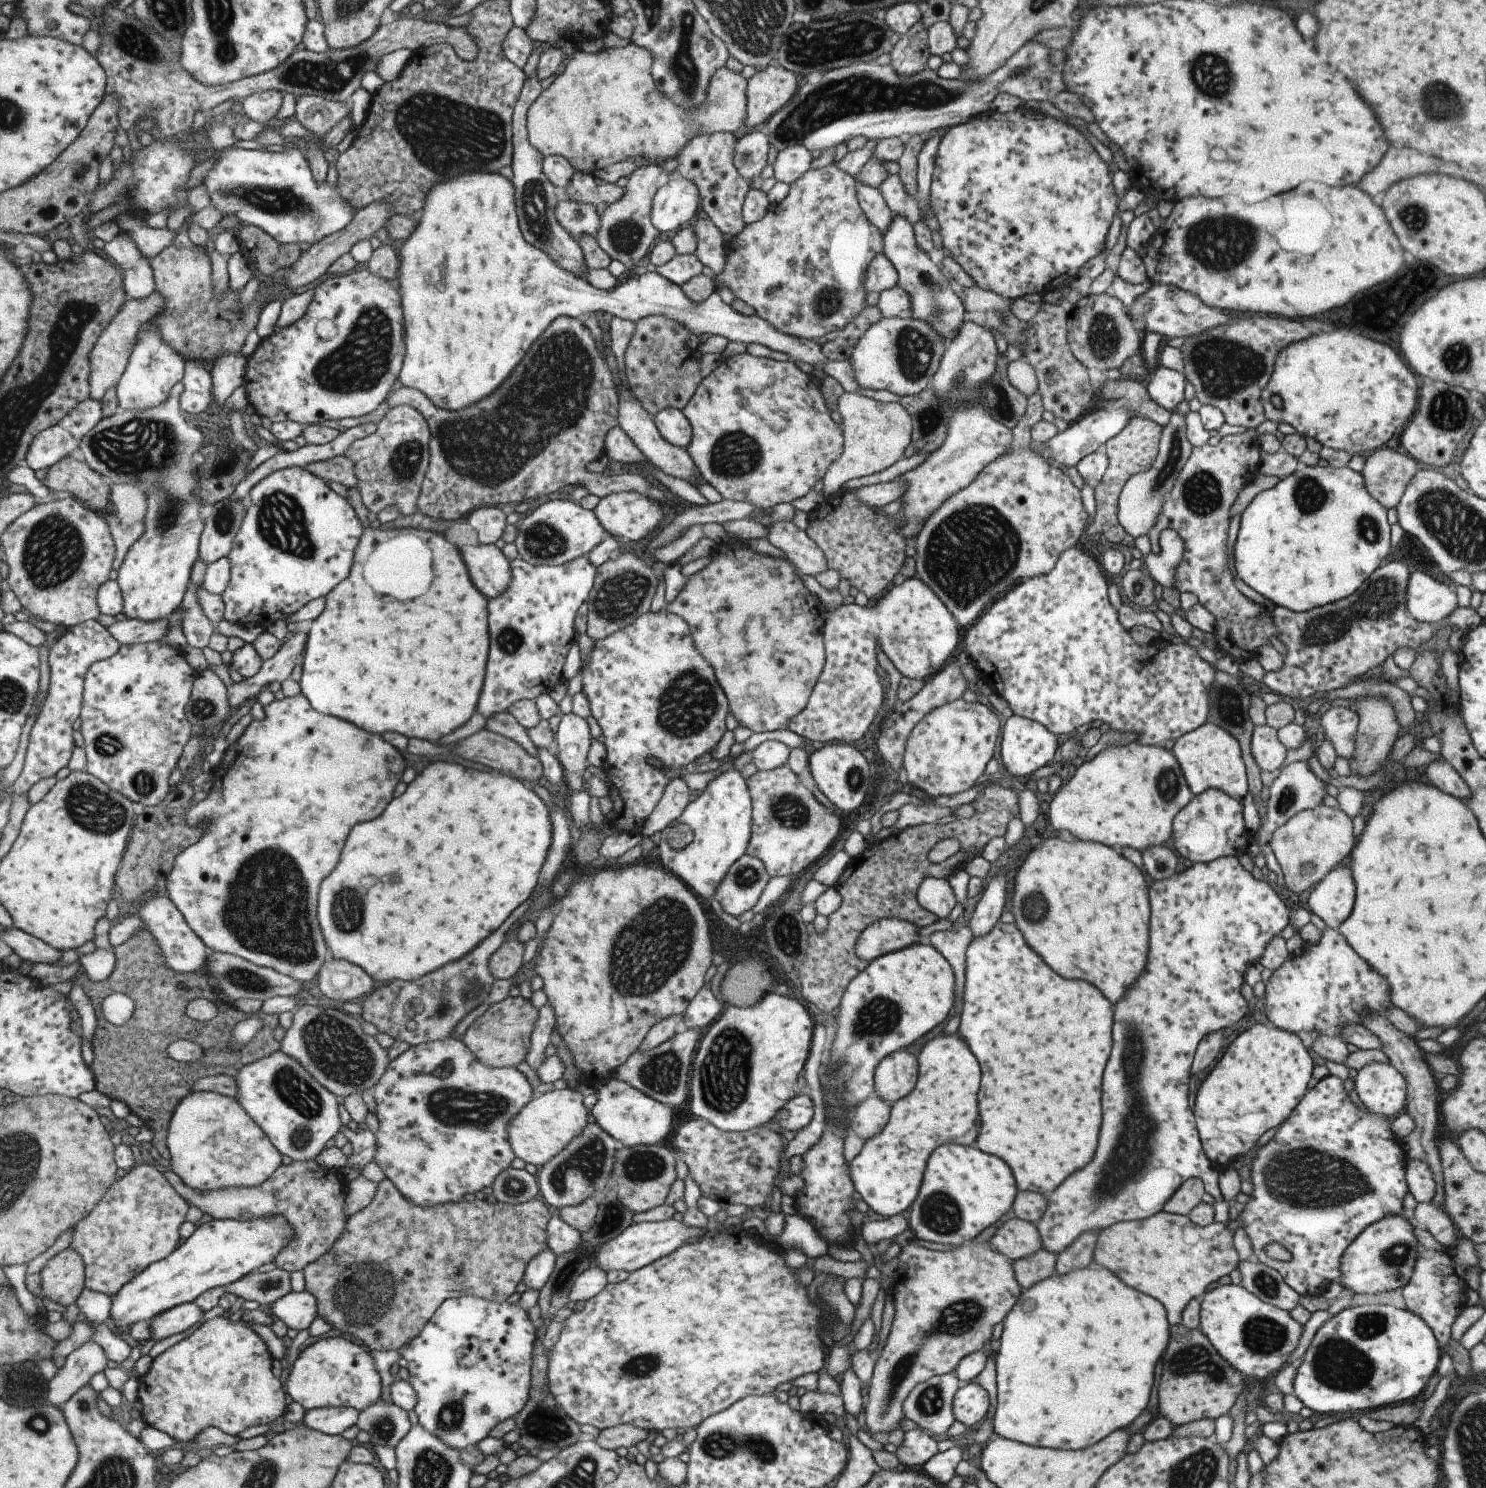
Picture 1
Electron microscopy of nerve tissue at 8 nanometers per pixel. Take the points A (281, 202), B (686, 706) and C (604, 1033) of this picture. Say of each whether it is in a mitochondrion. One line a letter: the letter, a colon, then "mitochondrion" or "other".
A: mitochondrion
B: mitochondrion
C: other

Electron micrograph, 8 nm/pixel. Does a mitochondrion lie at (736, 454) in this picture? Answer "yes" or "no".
yes

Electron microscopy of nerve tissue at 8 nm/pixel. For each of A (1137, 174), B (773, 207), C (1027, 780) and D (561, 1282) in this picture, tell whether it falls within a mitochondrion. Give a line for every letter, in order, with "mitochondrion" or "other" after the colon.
A: other
B: other
C: other
D: mitochondrion

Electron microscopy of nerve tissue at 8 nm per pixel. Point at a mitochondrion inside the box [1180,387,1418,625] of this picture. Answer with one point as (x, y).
(1310, 495)

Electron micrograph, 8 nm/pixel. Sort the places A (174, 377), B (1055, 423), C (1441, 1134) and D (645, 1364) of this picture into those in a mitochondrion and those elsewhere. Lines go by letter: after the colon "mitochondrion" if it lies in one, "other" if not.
A: other
B: other
C: other
D: mitochondrion

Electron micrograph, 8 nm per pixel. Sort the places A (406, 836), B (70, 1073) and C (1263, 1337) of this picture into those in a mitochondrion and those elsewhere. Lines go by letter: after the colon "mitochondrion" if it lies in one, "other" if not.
A: other
B: other
C: mitochondrion

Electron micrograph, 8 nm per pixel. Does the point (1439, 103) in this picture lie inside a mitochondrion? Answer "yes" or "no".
yes

